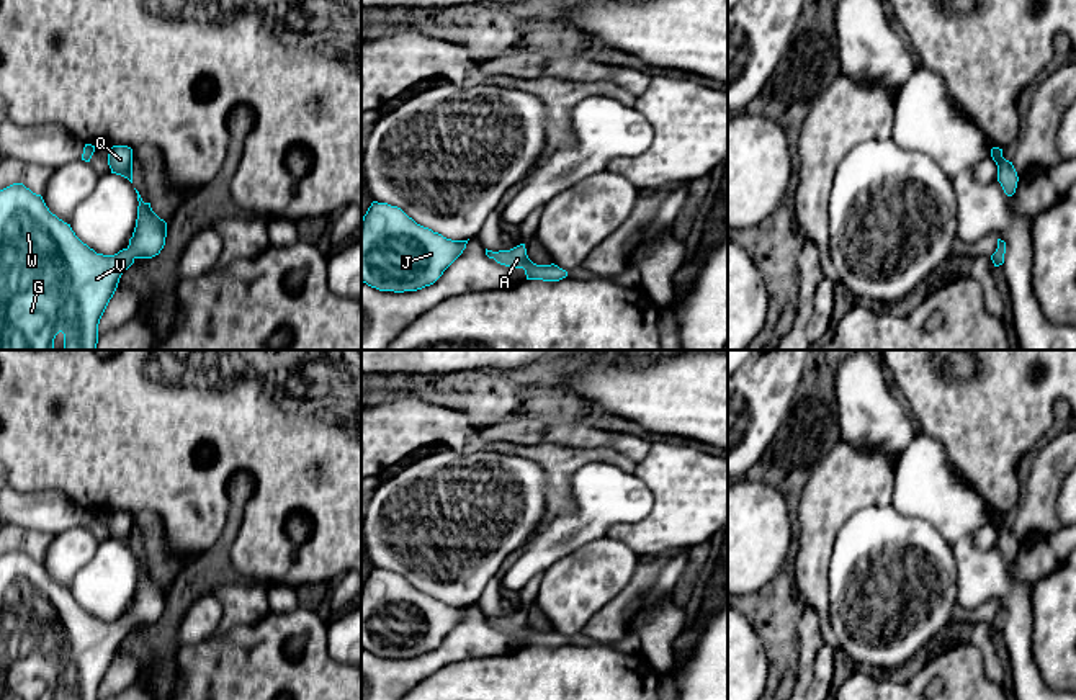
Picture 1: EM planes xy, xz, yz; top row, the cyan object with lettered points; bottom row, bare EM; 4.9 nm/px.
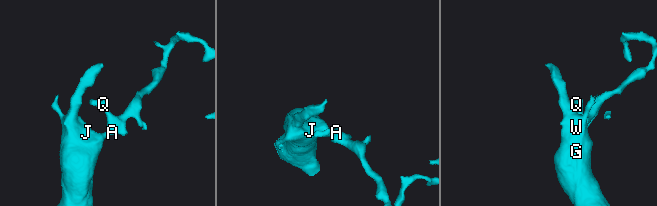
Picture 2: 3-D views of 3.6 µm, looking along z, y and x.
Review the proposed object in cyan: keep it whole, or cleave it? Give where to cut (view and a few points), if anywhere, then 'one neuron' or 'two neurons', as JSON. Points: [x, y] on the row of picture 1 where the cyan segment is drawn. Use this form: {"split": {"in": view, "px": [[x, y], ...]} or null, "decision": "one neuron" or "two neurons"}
{"split": null, "decision": "one neuron"}

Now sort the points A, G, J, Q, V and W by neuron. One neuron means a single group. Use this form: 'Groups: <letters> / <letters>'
Groups: A G J Q V W

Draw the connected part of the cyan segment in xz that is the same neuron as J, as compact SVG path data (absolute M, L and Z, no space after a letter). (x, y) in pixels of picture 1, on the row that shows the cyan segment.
M373 201L361 219L361 281L379 291L422 289L443 275L466 244L417 224L397 206Z

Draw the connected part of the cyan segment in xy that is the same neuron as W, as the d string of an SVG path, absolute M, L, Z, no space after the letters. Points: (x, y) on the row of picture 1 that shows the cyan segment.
M23 183L0 190L0 350L52 350L54 339L64 334L64 350L95 350L98 324L113 298L121 275L136 258L152 258L165 245L167 222L137 193L137 219L129 245L114 255L96 254L83 244L70 224L49 211L41 195Z

